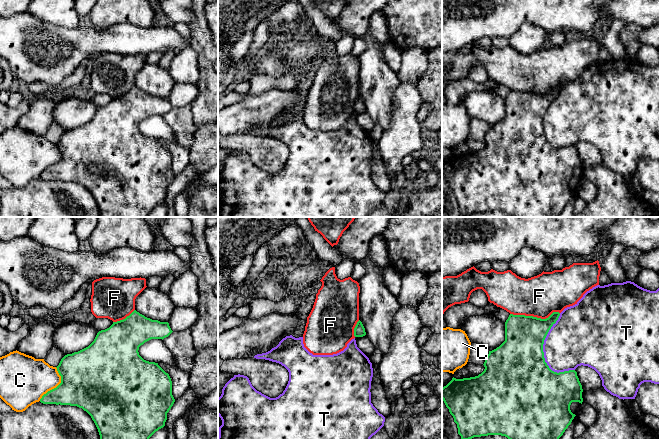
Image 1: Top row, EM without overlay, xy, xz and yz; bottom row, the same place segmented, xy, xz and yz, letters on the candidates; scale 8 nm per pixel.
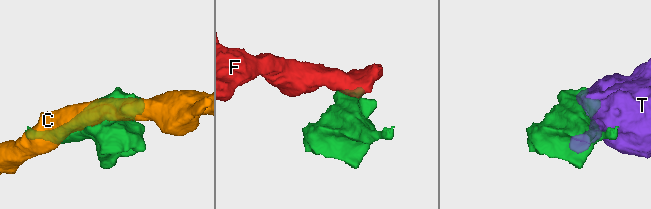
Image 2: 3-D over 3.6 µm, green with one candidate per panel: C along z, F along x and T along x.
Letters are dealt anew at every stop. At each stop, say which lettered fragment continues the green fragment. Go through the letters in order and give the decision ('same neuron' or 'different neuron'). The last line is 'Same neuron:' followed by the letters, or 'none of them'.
C: different neuron
F: different neuron
T: different neuron
Same neuron: none of them

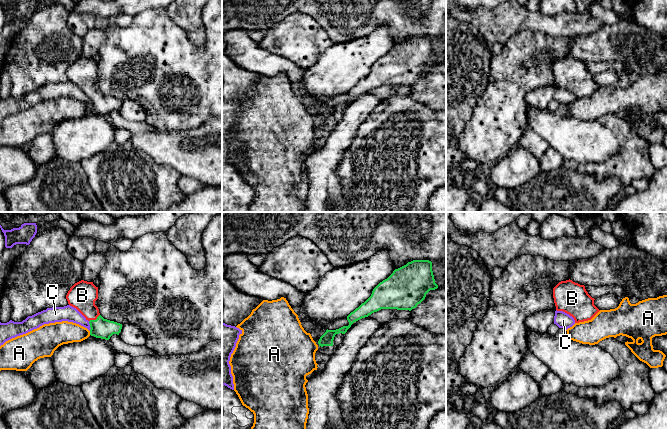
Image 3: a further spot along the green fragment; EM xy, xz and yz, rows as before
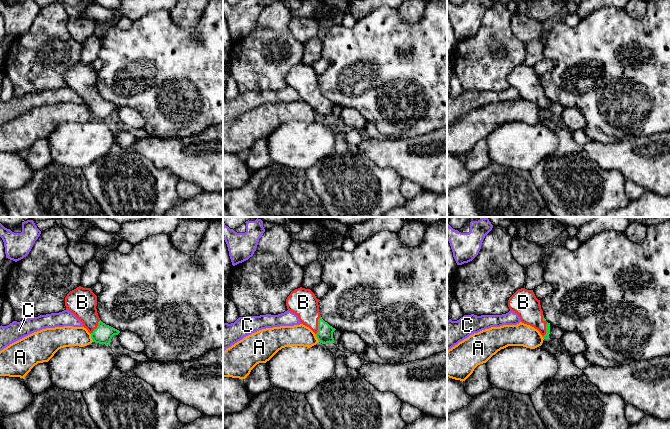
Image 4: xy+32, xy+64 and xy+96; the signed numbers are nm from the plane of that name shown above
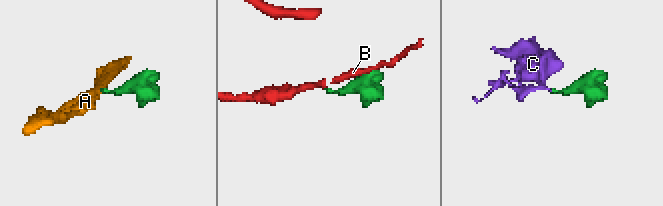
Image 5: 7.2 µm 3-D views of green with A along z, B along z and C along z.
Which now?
A: different neuron
B: same neuron
C: different neuron
Same neuron: B

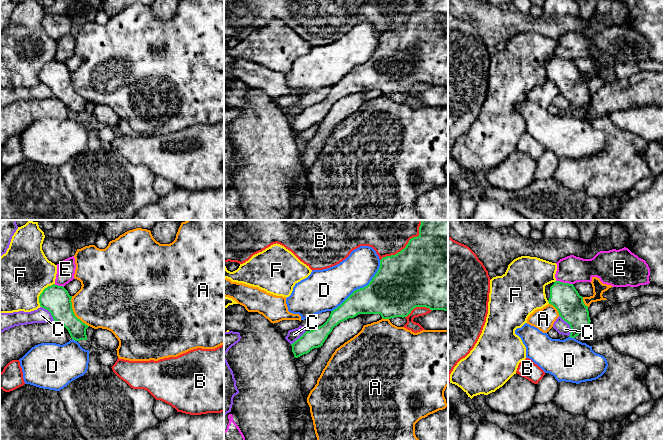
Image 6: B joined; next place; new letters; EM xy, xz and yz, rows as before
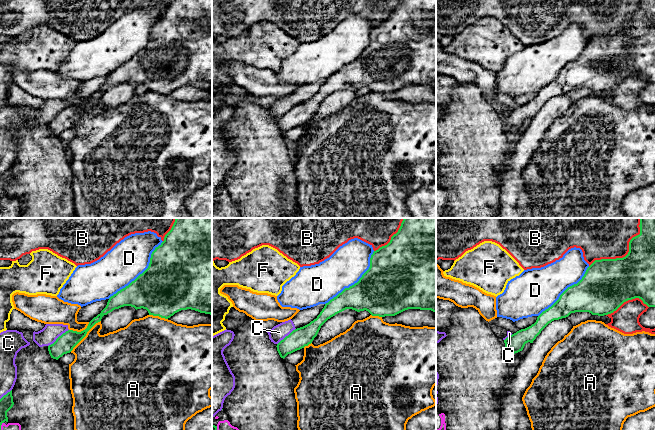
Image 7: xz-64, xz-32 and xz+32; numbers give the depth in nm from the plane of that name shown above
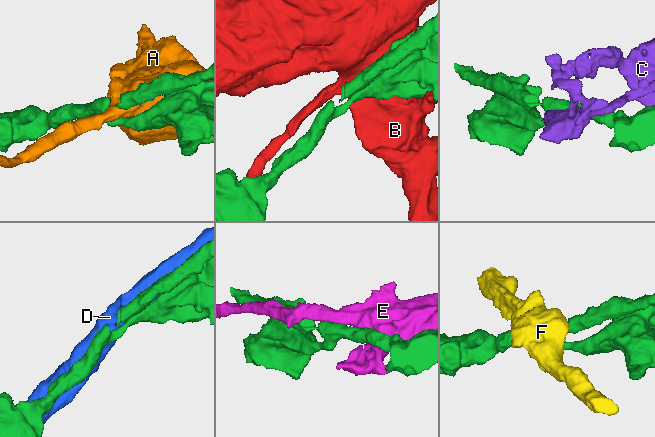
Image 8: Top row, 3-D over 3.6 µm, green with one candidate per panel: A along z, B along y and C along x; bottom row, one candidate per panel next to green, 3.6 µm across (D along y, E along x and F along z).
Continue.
A: different neuron
B: different neuron
C: different neuron
D: different neuron
E: different neuron
F: different neuron
Same neuron: none of them

